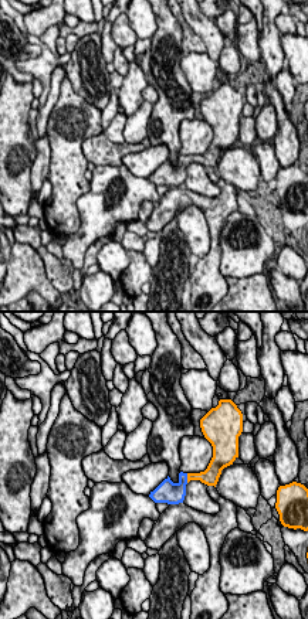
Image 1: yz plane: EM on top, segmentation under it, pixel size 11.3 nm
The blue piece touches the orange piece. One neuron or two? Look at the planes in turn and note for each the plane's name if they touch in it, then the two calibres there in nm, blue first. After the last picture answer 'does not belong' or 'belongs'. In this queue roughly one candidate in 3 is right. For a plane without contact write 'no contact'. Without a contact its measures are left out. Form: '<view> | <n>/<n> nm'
yz | 260/160 nm

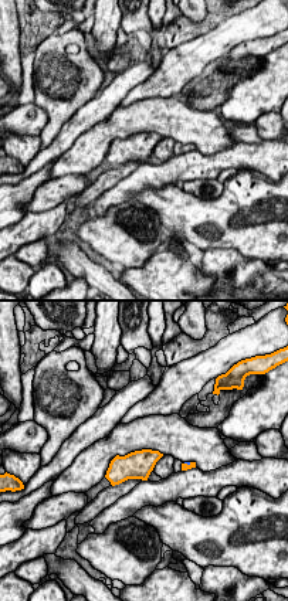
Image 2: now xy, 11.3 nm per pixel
xy | 30/90 nm

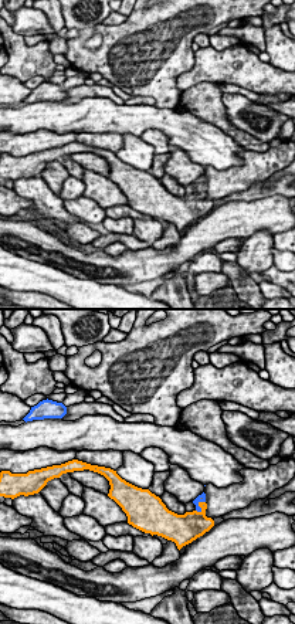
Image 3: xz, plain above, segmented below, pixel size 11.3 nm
xz | 100/320 nm

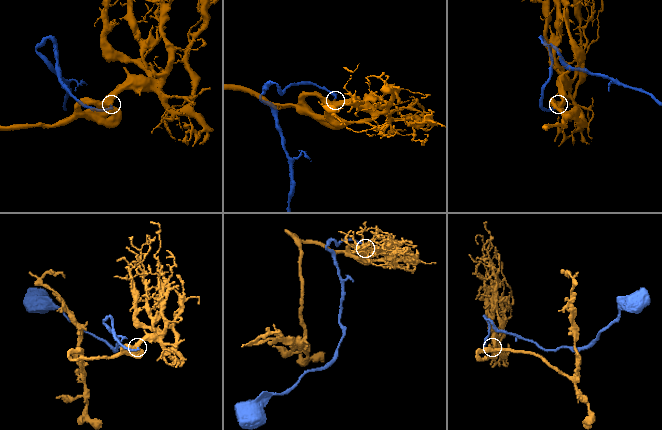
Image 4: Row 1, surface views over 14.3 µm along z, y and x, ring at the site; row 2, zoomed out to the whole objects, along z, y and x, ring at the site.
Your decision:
belongs

